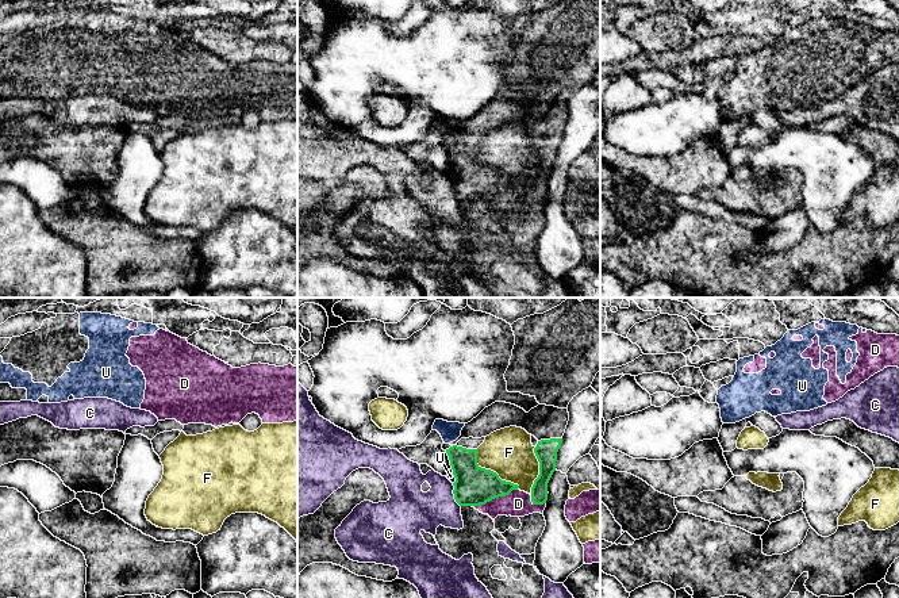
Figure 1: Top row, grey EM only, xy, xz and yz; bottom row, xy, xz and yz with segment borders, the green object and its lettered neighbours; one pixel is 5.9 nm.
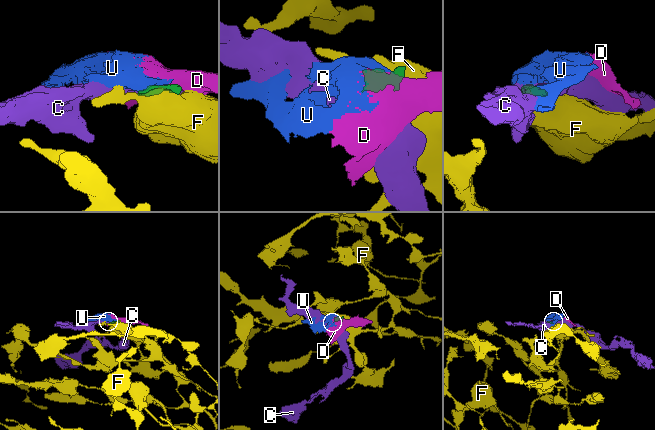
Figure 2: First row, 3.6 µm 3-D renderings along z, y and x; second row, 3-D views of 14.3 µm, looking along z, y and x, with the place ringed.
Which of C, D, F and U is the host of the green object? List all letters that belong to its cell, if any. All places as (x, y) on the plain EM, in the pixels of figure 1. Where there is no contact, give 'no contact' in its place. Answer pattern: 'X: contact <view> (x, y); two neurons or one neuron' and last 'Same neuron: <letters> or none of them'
C: contact xz (454, 192); two neurons
D: contact xz (494, 195); two neurons
F: contact xz (492, 168); two neurons
U: contact xz (454, 173); two neurons
Same neuron: none of them

